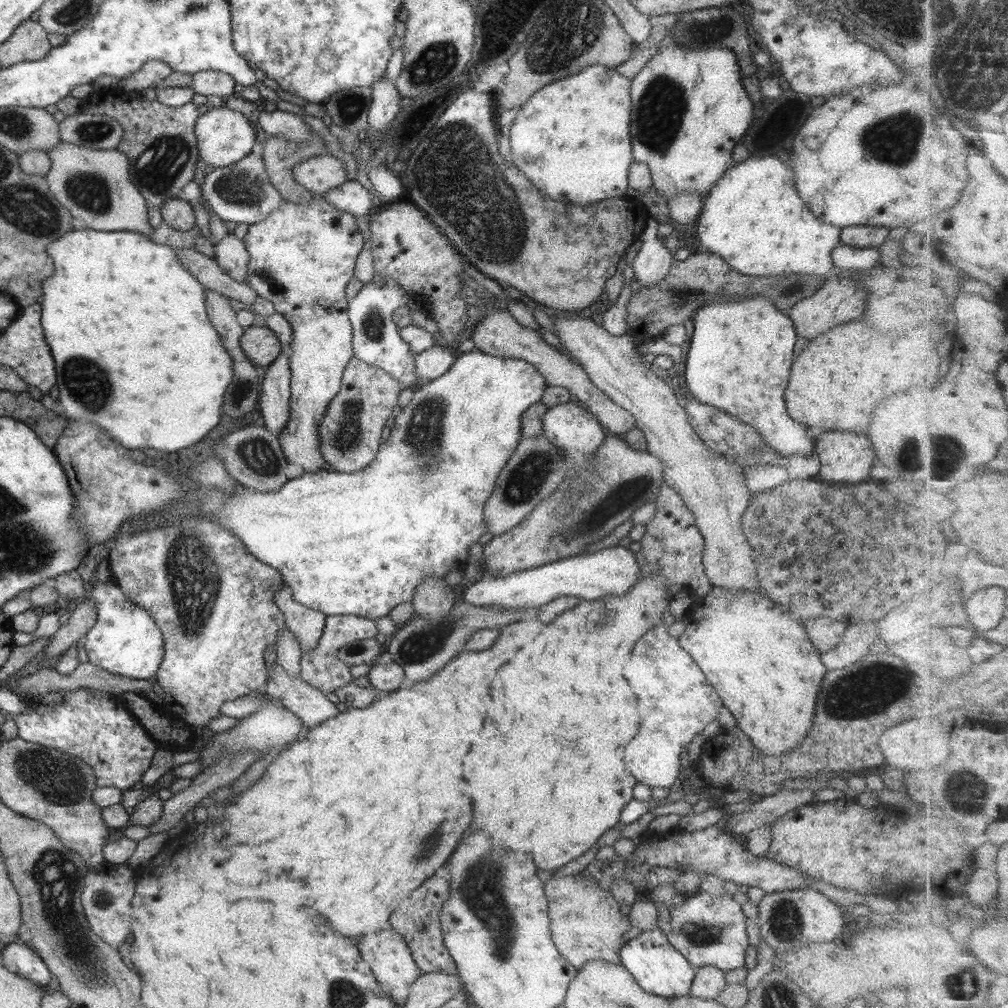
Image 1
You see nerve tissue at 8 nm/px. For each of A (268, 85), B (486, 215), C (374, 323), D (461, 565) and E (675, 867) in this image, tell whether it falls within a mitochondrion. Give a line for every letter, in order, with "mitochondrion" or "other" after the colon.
A: other
B: mitochondrion
C: mitochondrion
D: other
E: mitochondrion

